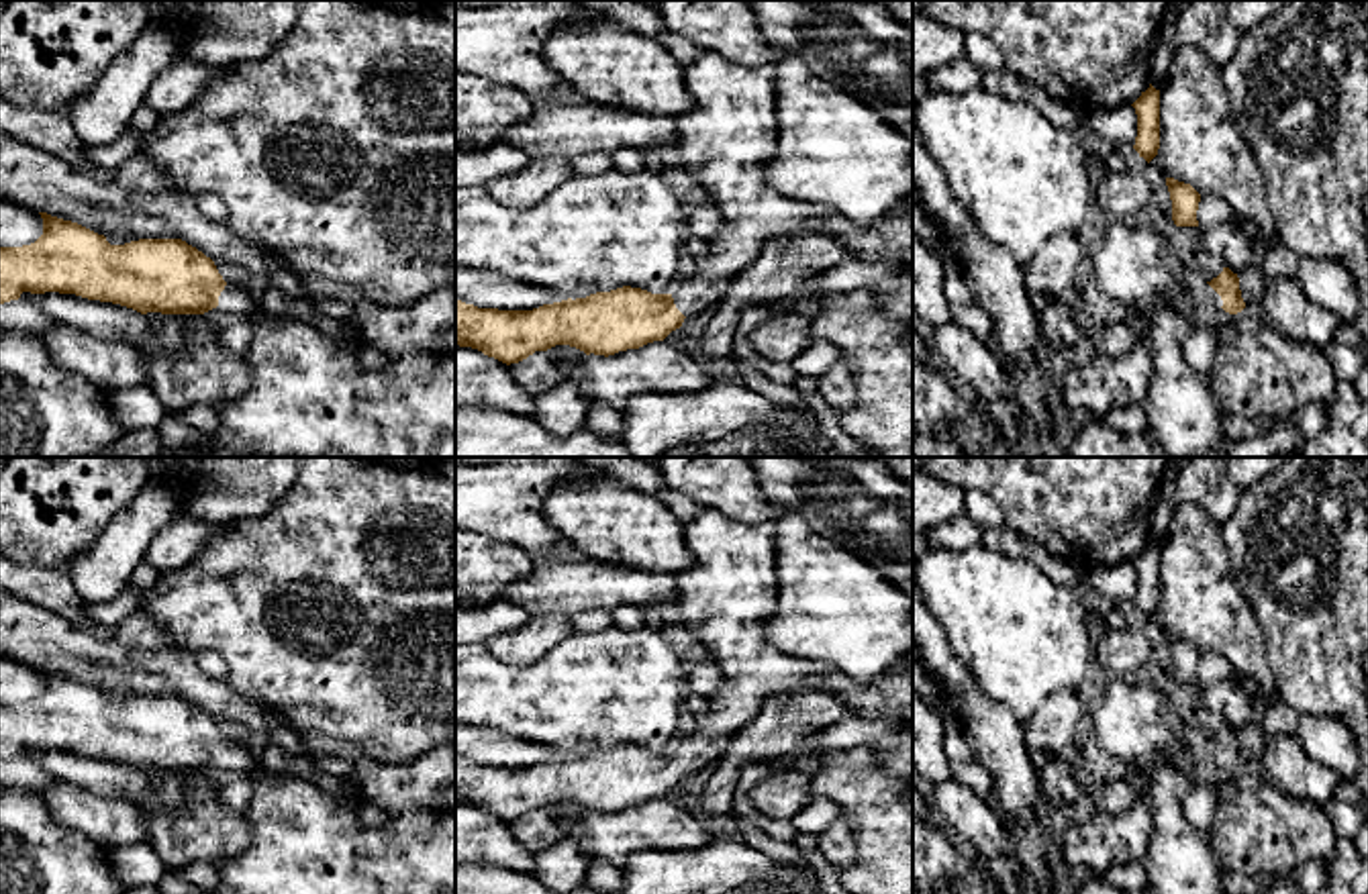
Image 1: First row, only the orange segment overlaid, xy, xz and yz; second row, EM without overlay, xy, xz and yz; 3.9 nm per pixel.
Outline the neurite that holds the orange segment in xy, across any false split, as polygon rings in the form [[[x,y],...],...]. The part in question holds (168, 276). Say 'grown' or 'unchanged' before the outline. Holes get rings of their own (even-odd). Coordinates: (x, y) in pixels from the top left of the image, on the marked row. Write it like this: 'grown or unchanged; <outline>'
grown; [[[39,212],[43,235],[22,247],[0,247],[0,304],[22,292],[76,294],[141,314],[204,314],[212,308],[249,322],[259,300],[231,286],[214,261],[182,239],[110,245],[78,222]]]

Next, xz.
grown; [[[702,49],[684,67],[684,76],[696,104],[688,114],[676,118],[676,151],[680,165],[694,178],[709,196],[709,204],[717,206],[723,218],[719,233],[711,239],[709,255],[696,261],[694,276],[674,286],[670,294],[651,294],[623,286],[586,298],[543,304],[533,310],[478,308],[455,298],[455,345],[478,349],[510,365],[555,345],[570,345],[586,355],[608,357],[664,341],[688,316],[706,314],[715,304],[721,304],[731,280],[753,263],[772,239],[800,229],[833,235],[860,259],[894,261],[913,267],[913,214],[886,218],[874,229],[862,229],[833,208],[788,200],[768,184],[766,167],[776,157],[778,137],[774,63],[747,67]]]

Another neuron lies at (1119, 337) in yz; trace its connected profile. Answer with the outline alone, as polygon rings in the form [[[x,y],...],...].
[[[1127,320],[1109,322],[1103,333],[1092,341],[1088,353],[1101,353],[1107,357],[1123,357],[1127,355],[1137,343],[1139,333]]]

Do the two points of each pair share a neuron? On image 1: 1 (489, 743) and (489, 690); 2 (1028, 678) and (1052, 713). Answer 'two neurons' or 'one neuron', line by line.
1: two neurons
2: two neurons

